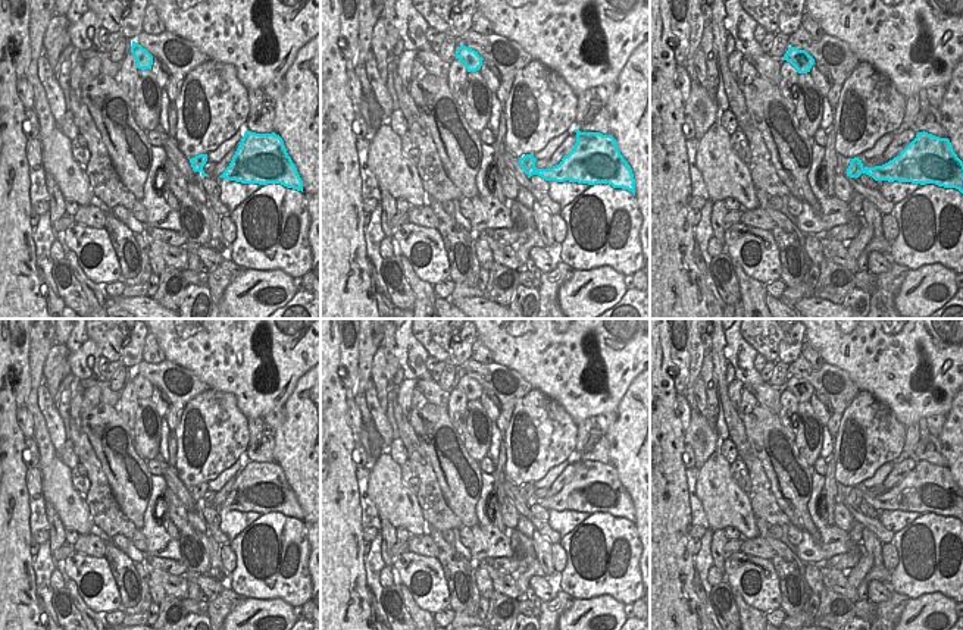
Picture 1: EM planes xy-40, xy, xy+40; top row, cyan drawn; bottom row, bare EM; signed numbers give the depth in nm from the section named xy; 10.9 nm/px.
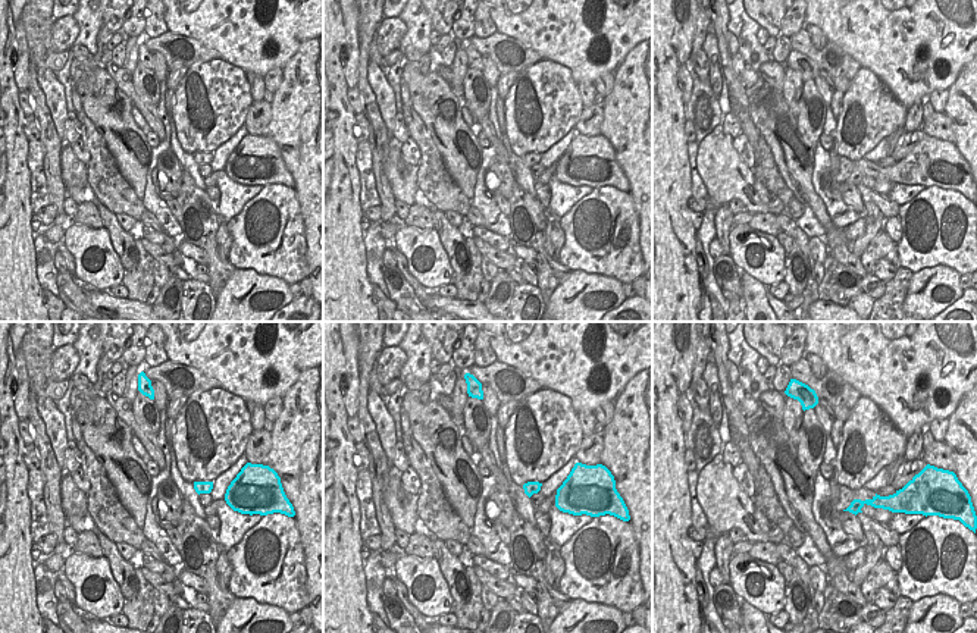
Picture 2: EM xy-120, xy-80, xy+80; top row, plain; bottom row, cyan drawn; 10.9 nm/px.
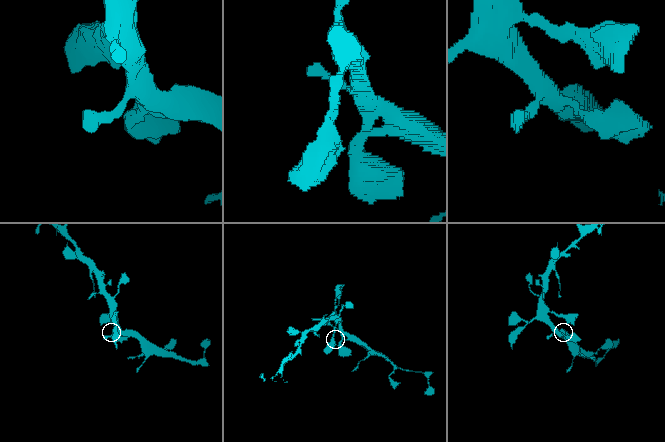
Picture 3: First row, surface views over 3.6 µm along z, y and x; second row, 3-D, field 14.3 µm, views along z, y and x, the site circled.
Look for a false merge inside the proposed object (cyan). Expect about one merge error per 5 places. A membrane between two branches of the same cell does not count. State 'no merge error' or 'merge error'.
no merge error

